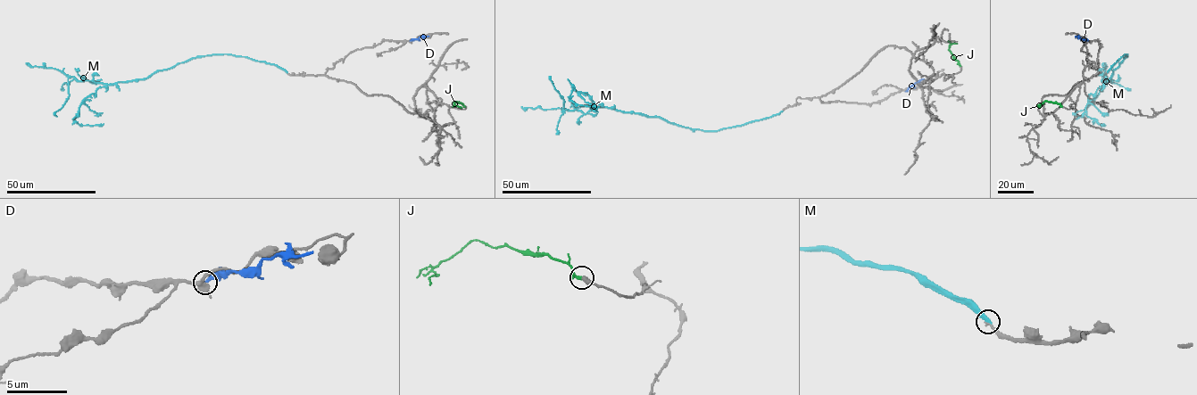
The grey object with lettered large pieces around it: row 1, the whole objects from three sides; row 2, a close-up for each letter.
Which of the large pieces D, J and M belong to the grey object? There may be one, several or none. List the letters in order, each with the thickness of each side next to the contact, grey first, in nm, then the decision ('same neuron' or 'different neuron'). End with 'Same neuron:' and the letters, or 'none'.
D: 360 nm thick on the grey side, 280 nm on the other; different neuron
J: 400 nm thick on the grey side, 340 nm on the other; same neuron
M: 200 nm thick on the grey side, 340 nm on the other; different neuron
Same neuron: J

